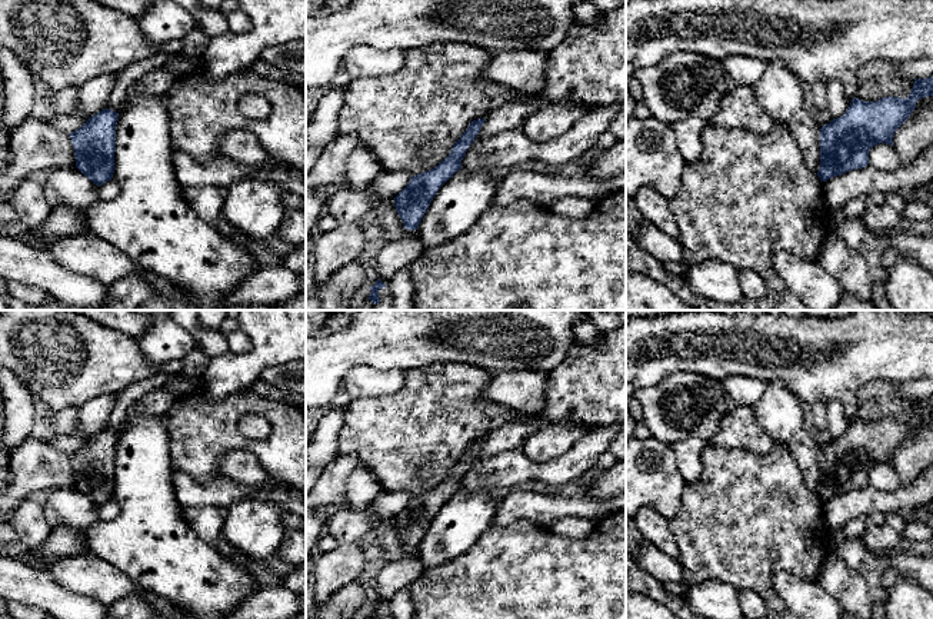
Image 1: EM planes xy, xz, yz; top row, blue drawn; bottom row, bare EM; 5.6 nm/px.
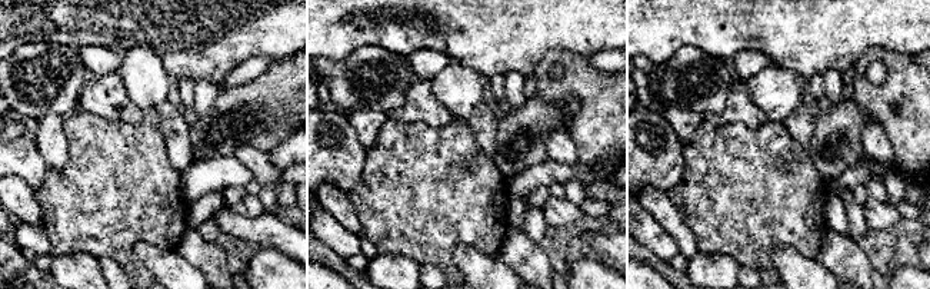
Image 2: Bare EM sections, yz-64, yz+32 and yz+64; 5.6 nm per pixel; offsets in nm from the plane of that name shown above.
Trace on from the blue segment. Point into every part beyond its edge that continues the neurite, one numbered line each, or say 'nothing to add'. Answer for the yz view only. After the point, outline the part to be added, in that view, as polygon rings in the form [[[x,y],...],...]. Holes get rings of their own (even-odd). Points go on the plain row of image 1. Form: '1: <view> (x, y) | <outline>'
nothing to add

